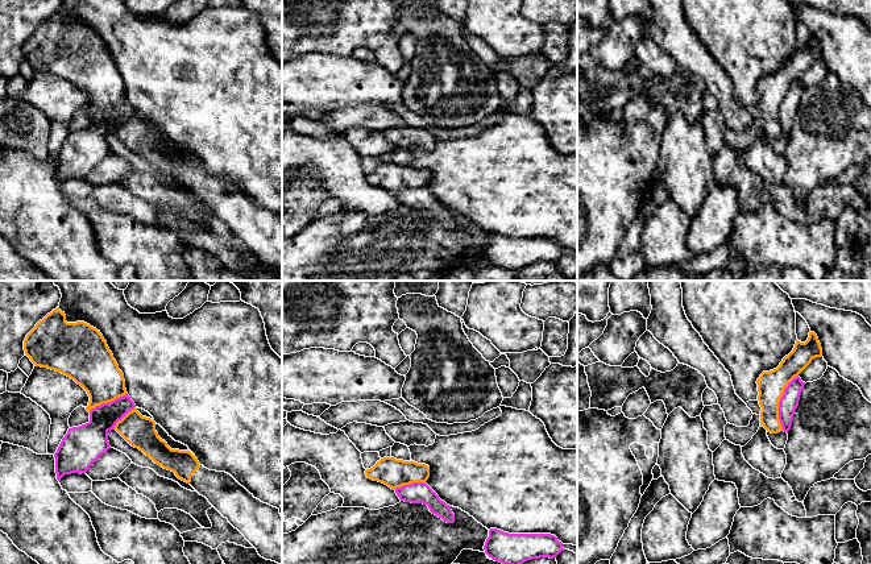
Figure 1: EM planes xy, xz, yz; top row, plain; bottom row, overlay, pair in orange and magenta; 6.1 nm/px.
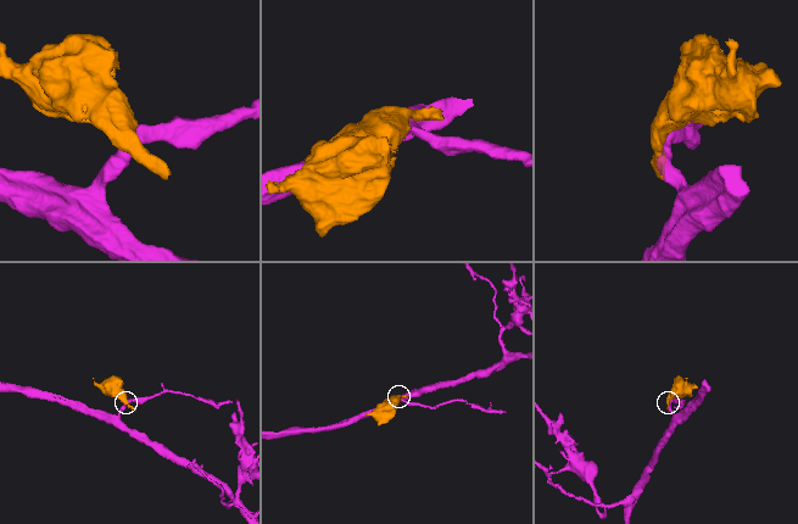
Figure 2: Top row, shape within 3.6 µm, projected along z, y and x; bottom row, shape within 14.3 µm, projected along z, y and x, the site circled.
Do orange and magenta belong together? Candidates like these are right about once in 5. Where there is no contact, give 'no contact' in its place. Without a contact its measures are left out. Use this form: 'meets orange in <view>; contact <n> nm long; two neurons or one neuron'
meets orange in yz; contact 360 nm long; two neurons

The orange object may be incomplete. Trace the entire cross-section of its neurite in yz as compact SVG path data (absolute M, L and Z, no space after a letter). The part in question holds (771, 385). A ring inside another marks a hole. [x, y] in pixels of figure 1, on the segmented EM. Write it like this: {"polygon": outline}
{"polygon": "M809 332L805 343L796 340L793 351L783 358L780 365L763 372L758 378L758 401L762 407L760 423L771 432L783 431L779 420L779 402L788 383L797 377L816 357L822 357L822 348L814 332Z"}

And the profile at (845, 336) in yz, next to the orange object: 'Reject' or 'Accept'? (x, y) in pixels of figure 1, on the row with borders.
Reject

